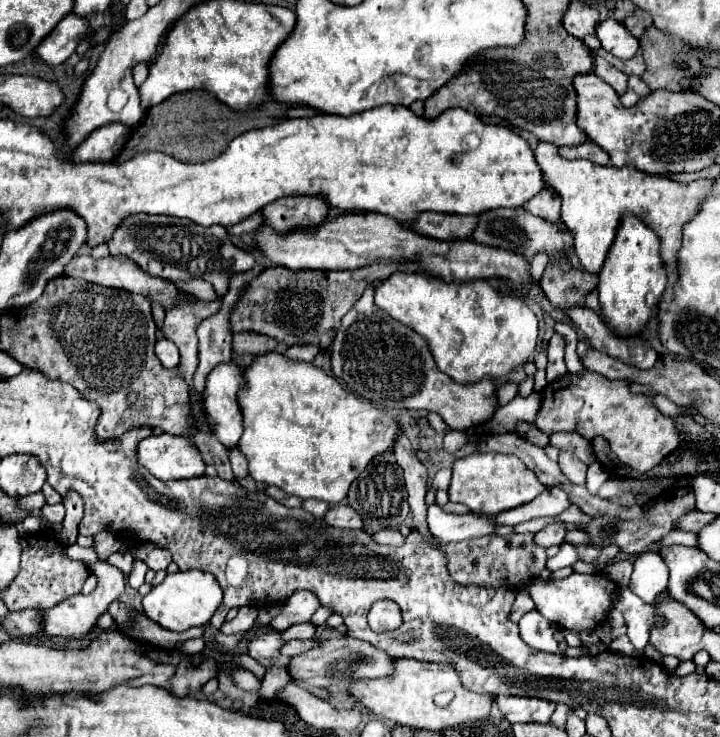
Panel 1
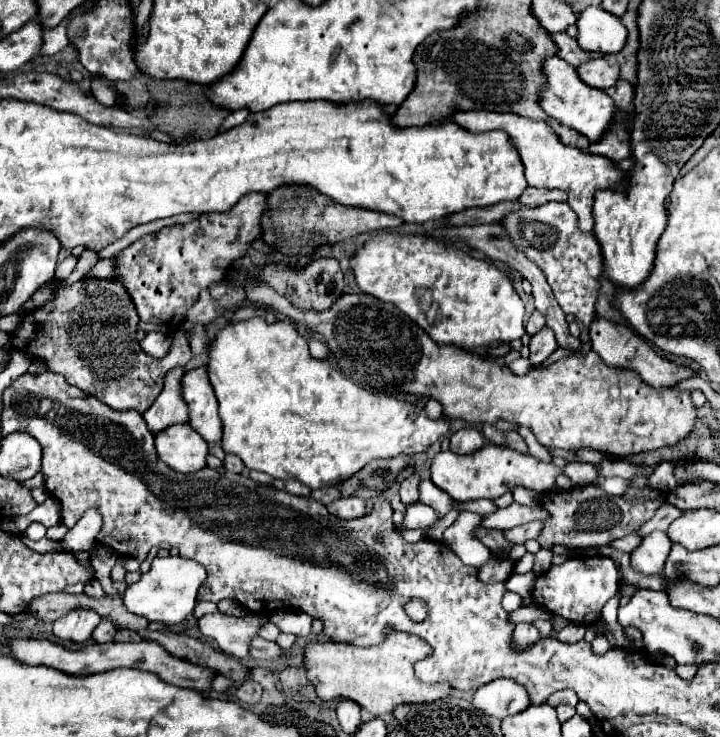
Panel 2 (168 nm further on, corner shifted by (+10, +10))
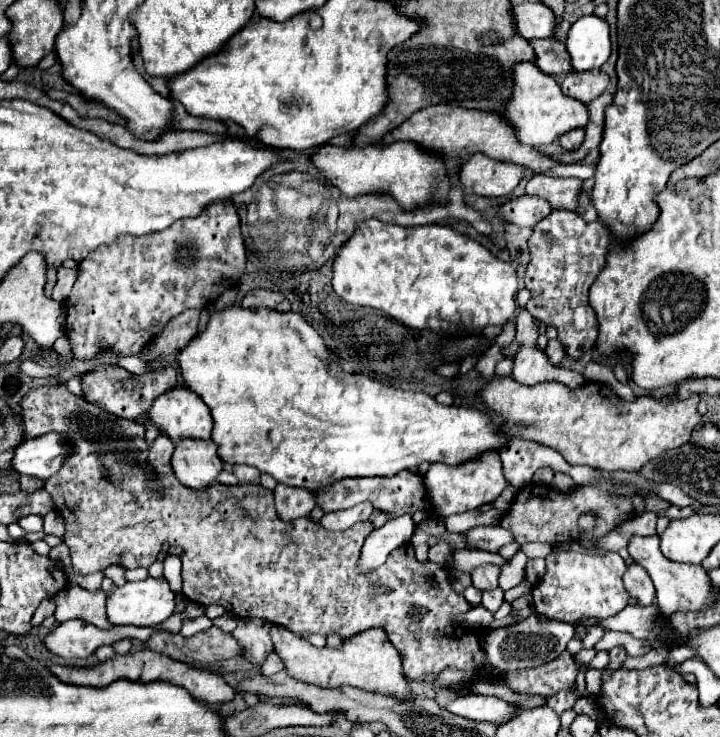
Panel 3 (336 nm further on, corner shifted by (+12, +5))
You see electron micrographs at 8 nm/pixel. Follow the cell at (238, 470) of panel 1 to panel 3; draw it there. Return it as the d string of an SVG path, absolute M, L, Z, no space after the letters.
M234 465L232 473L240 479L240 483L258 483L258 479L260 479L260 471L256 471L248 465Z

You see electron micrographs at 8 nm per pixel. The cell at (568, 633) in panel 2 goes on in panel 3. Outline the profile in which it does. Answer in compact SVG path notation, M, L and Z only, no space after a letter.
M588 669L585 674L586 695L594 695L596 689L600 689L600 671Z

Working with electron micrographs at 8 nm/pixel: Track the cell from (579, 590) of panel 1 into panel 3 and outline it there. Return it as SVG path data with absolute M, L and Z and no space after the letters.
M558 549L546 557L546 575L532 587L534 611L542 617L578 623L582 619L608 619L628 605L630 595L624 589L622 575L626 563L618 553L588 555L582 549Z

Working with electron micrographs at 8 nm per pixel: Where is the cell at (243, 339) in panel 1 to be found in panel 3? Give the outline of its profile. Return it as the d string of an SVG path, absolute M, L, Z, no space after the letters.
M254 289L250 291L244 299L242 299L242 307L252 307L252 309L260 309L260 307L268 307L274 311L290 311L290 303L282 297L282 293L274 293L268 289Z

